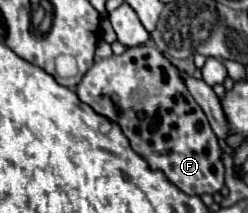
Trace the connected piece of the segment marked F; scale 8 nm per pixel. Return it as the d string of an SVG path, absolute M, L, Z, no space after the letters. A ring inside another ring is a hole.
M155 46L125 50L119 56L95 60L77 84L77 96L97 114L117 122L129 138L131 148L147 160L153 170L161 170L185 194L215 194L223 188L223 162L217 136L213 134L201 106L189 94L185 82L177 78L171 60Z

